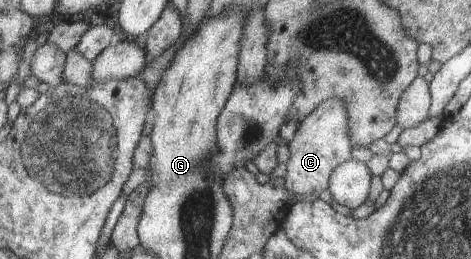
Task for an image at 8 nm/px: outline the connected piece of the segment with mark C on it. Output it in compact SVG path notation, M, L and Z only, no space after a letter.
M328 99L319 104L299 125L288 144L289 159L284 176L286 187L295 195L328 189L332 173L346 161L353 160L352 135L349 134L349 111L343 99Z

